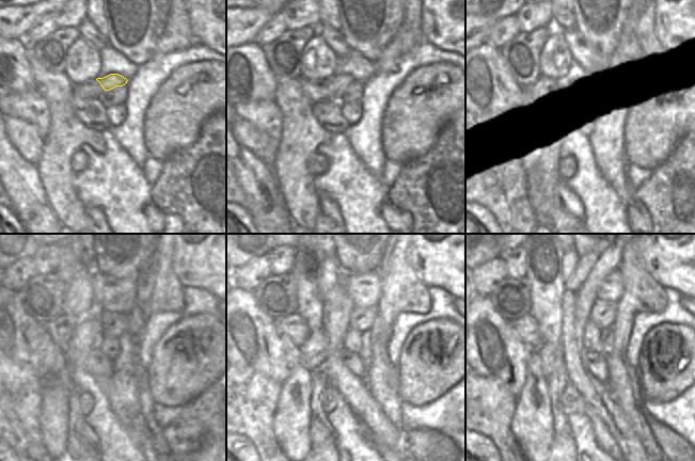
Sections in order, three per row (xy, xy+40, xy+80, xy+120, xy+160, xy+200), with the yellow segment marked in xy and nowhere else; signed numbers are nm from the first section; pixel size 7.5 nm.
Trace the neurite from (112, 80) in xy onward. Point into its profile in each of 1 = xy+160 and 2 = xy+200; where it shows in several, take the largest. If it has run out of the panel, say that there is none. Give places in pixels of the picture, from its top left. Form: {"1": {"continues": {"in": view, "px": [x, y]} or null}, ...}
{"1": {"continues": {"in": "xy+160", "px": [314, 351]}}, "2": {"continues": {"in": "xy+200", "px": [551, 356]}}}

